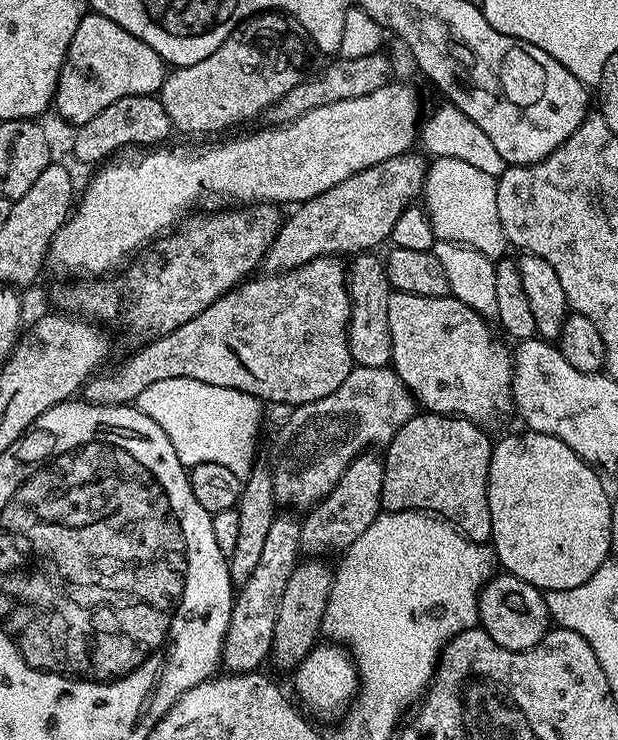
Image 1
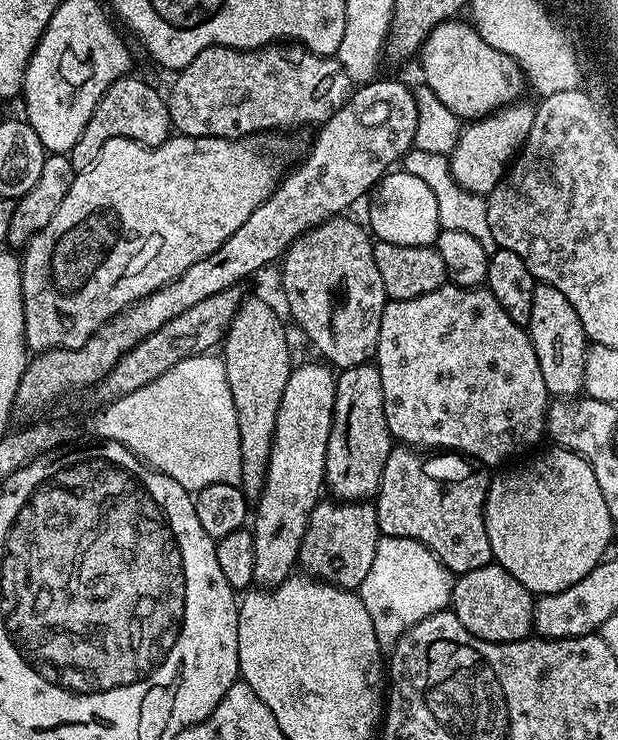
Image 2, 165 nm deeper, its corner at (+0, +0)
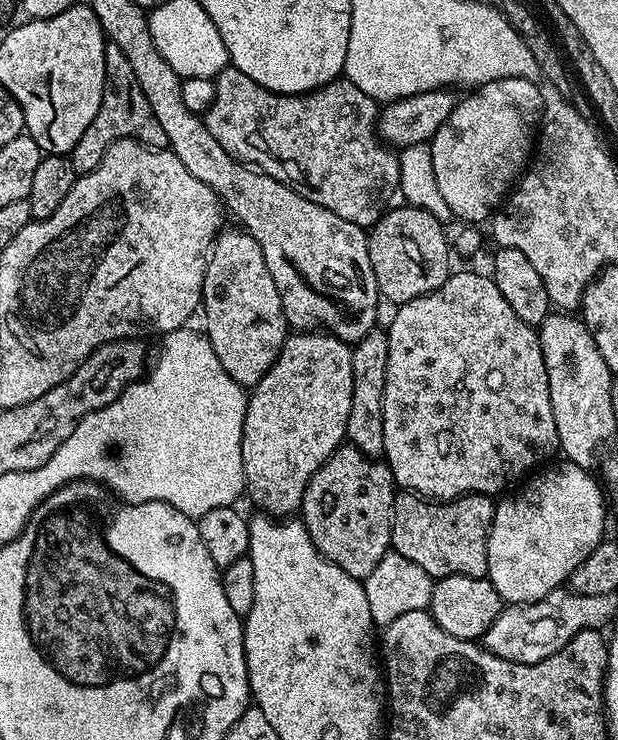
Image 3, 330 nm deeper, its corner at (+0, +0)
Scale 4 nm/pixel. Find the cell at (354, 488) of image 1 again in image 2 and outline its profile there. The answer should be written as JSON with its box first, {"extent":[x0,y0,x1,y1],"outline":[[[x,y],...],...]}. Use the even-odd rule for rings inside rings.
{"extent":[324,362,393,501],"outline":[[[372,362],[343,369],[336,376],[336,401],[326,450],[324,483],[327,491],[337,500],[371,501],[380,491],[382,470],[393,446],[386,426],[380,369]]]}

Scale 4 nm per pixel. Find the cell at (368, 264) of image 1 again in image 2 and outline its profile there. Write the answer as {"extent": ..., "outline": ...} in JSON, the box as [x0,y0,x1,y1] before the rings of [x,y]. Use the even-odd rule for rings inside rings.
{"extent":[280,214,386,370],"outline":[[[341,214],[334,220],[328,220],[302,233],[284,253],[284,273],[280,276],[284,283],[284,300],[288,303],[289,314],[308,335],[309,342],[325,356],[321,357],[340,370],[367,364],[375,357],[378,330],[382,326],[382,310],[386,303],[382,277],[378,275],[378,265],[374,263],[373,237],[363,223],[355,224],[348,218]]]}

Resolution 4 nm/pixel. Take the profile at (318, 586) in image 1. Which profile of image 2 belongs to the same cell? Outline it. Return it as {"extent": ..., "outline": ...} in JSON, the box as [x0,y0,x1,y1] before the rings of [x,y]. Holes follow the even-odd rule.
{"extent":[299,499,380,590],"outline":[[[321,499],[308,519],[308,529],[300,547],[299,567],[313,580],[322,580],[336,588],[358,590],[362,582],[366,582],[370,566],[374,566],[374,554],[380,537],[375,503]]]}

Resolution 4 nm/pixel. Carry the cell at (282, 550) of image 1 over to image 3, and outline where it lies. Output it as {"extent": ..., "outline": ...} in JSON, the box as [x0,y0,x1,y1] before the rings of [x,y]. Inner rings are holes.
{"extent":[242,330,352,518],"outline":[[[300,330],[295,334],[289,335],[284,341],[282,350],[270,366],[267,374],[259,380],[251,389],[248,405],[246,406],[246,418],[242,426],[242,470],[244,471],[244,487],[247,495],[252,495],[252,500],[257,504],[261,513],[273,518],[288,518],[293,514],[299,513],[300,503],[304,497],[306,486],[310,478],[324,465],[326,458],[334,454],[334,450],[345,443],[348,434],[348,419],[350,418],[350,398],[352,397],[352,350],[349,341],[340,340],[337,336],[323,330]]]}

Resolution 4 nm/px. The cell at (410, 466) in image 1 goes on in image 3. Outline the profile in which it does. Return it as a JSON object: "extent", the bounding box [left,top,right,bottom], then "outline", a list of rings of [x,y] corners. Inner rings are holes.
{"extent":[391,491,496,578],"outline":[[[401,491],[394,502],[392,515],[391,551],[410,558],[414,566],[422,566],[426,574],[433,578],[441,576],[469,576],[485,578],[488,574],[488,535],[492,529],[492,519],[496,513],[493,497],[473,492],[470,496],[457,496],[447,502],[429,502],[415,492]]]}

